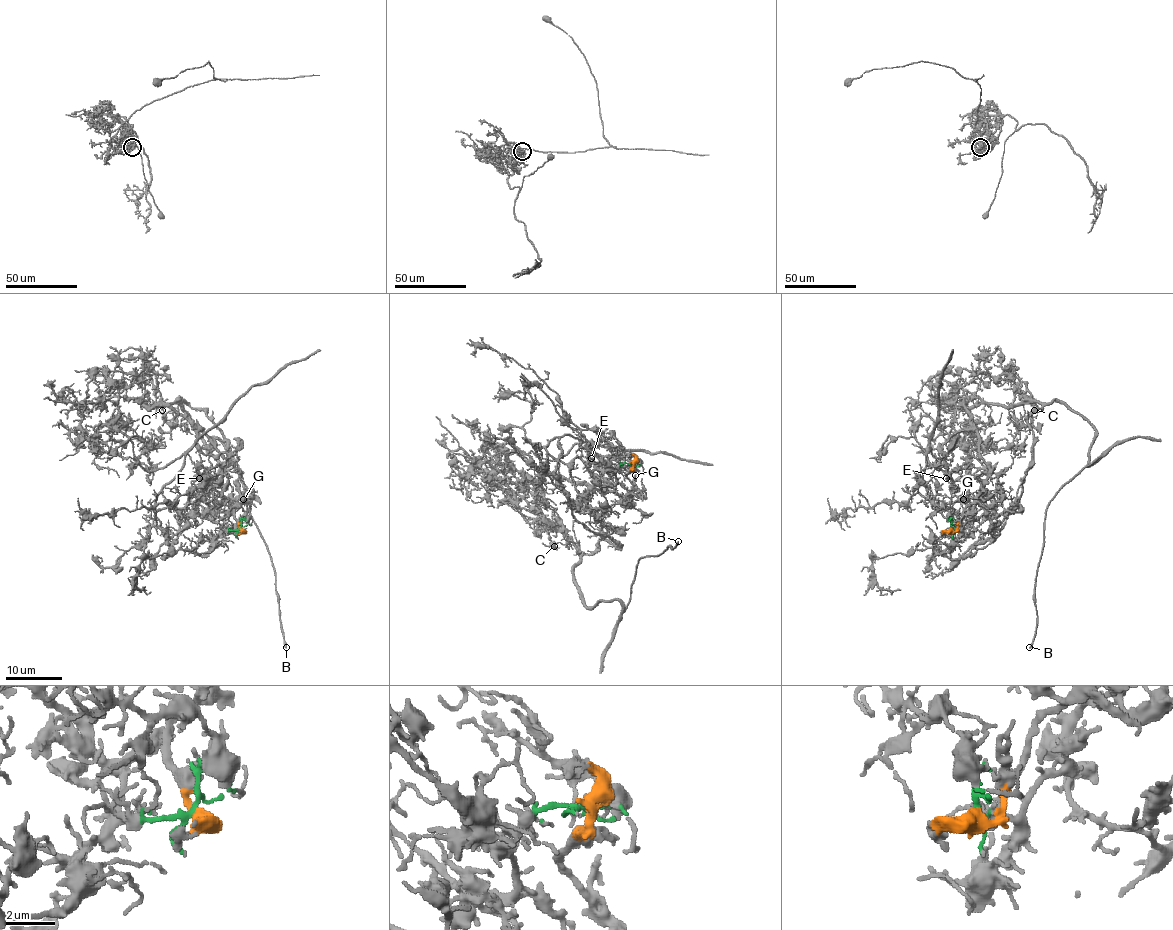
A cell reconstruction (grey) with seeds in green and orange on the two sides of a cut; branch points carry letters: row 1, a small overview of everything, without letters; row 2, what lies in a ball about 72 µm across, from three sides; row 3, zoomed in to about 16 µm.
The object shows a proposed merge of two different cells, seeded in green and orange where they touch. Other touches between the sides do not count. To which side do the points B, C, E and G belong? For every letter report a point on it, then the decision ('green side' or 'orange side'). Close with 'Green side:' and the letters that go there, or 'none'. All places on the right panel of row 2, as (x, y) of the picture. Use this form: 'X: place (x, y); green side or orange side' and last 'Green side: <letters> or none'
B: place (1029, 647); orange side
C: place (1034, 410); green side
E: place (946, 478); green side
G: place (963, 499); orange side
Green side: C, E

